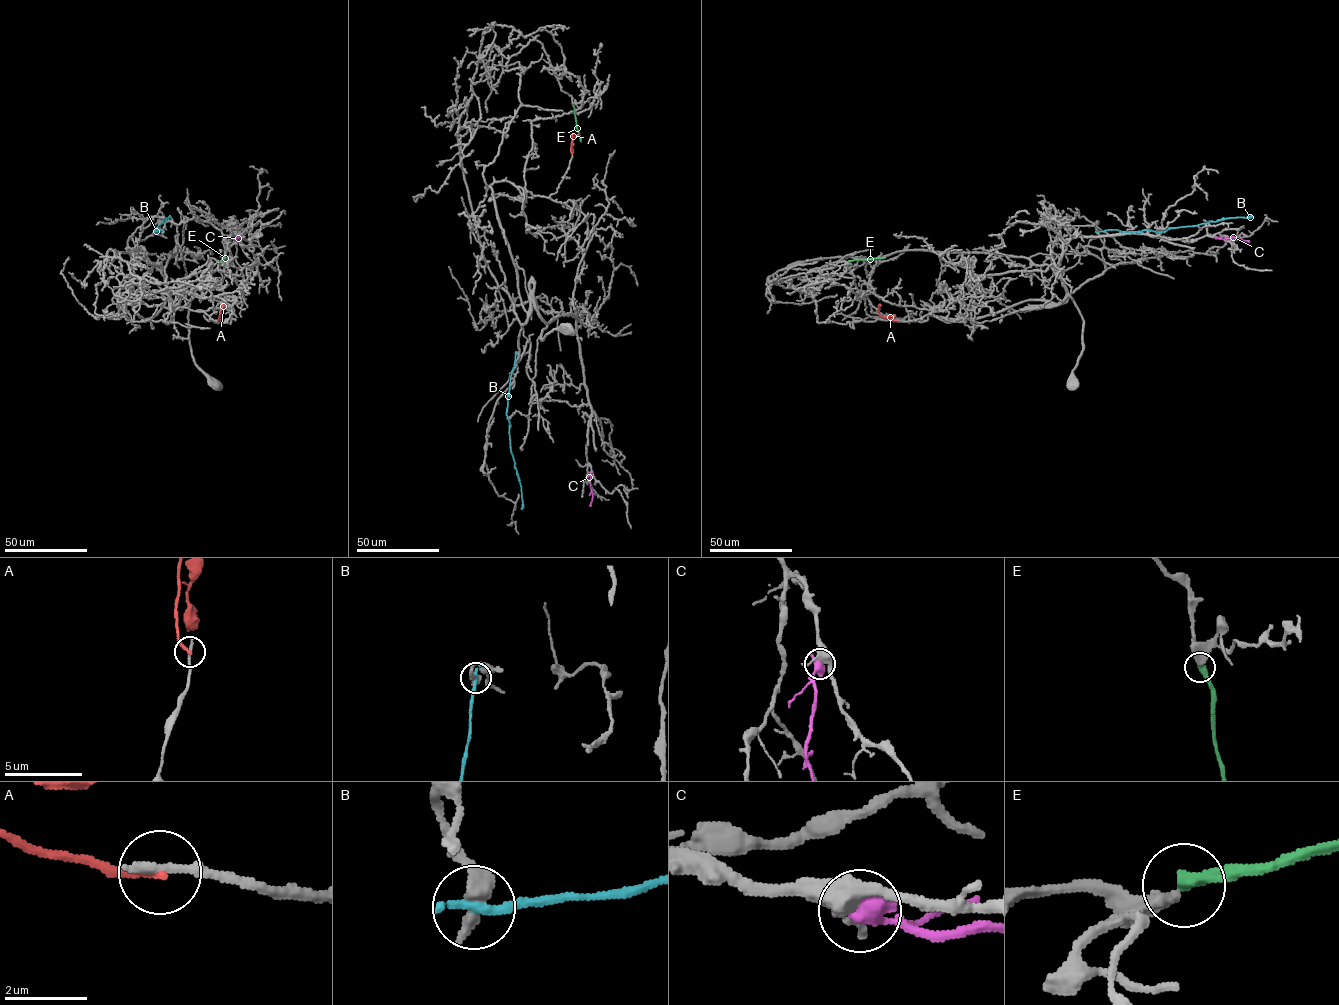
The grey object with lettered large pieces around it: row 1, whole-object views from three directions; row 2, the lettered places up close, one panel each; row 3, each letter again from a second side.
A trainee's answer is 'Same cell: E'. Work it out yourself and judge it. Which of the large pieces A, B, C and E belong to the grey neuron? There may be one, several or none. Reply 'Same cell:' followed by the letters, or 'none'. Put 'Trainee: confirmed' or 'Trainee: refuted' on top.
Trainee: refuted
Same cell: none

